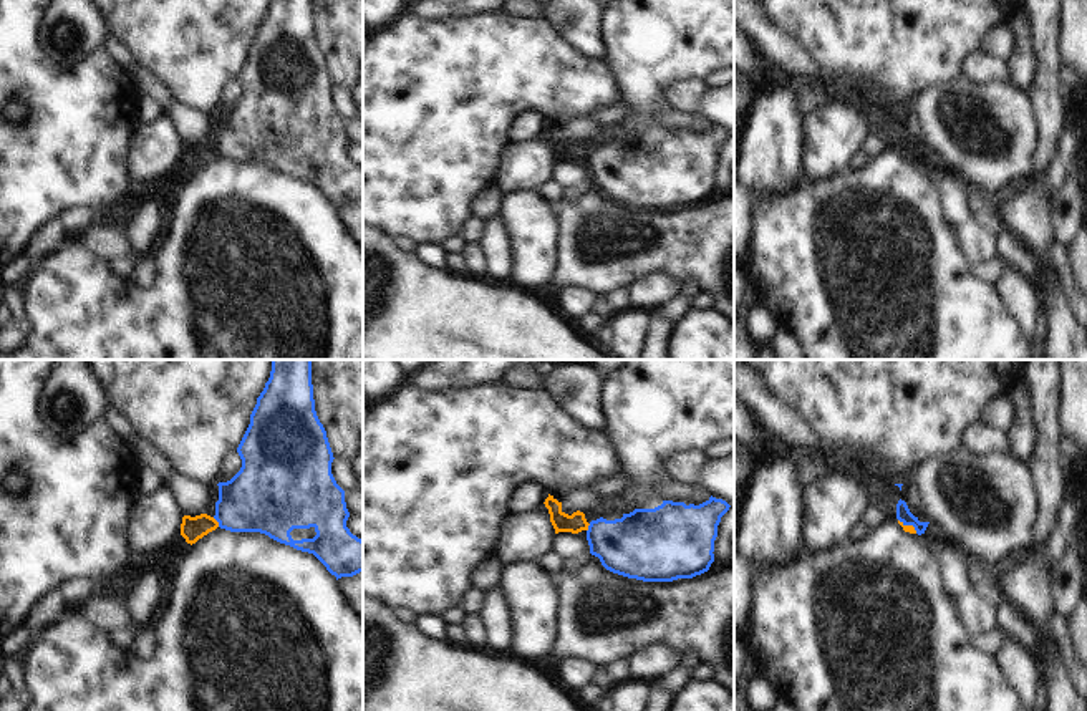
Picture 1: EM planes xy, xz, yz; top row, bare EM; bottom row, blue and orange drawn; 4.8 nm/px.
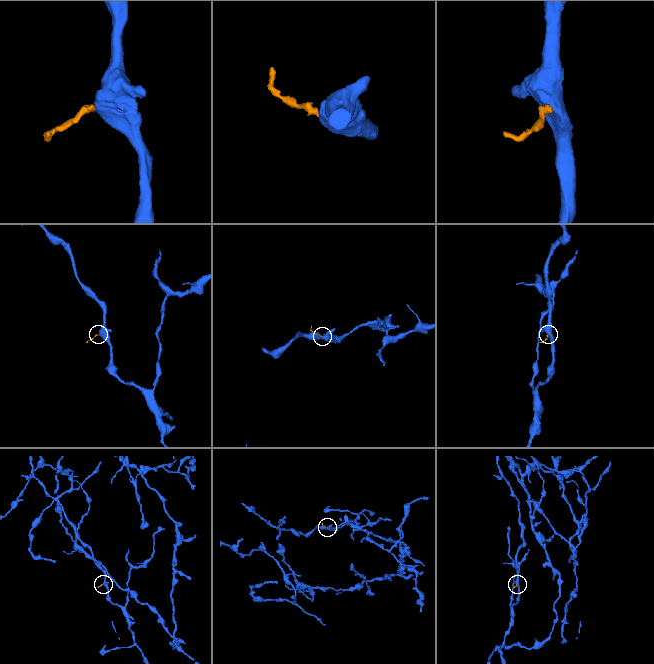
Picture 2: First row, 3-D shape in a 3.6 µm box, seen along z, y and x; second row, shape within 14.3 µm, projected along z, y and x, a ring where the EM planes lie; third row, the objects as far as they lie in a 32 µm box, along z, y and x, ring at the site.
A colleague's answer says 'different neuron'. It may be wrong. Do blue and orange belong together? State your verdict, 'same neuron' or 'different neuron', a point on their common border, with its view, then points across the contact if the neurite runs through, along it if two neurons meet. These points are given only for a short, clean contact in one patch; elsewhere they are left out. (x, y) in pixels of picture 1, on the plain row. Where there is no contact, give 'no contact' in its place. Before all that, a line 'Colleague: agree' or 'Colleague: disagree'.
Colleague: agree
different neuron; meets blue in xy at (217, 149); border along xy (212, 146), (219, 154)

